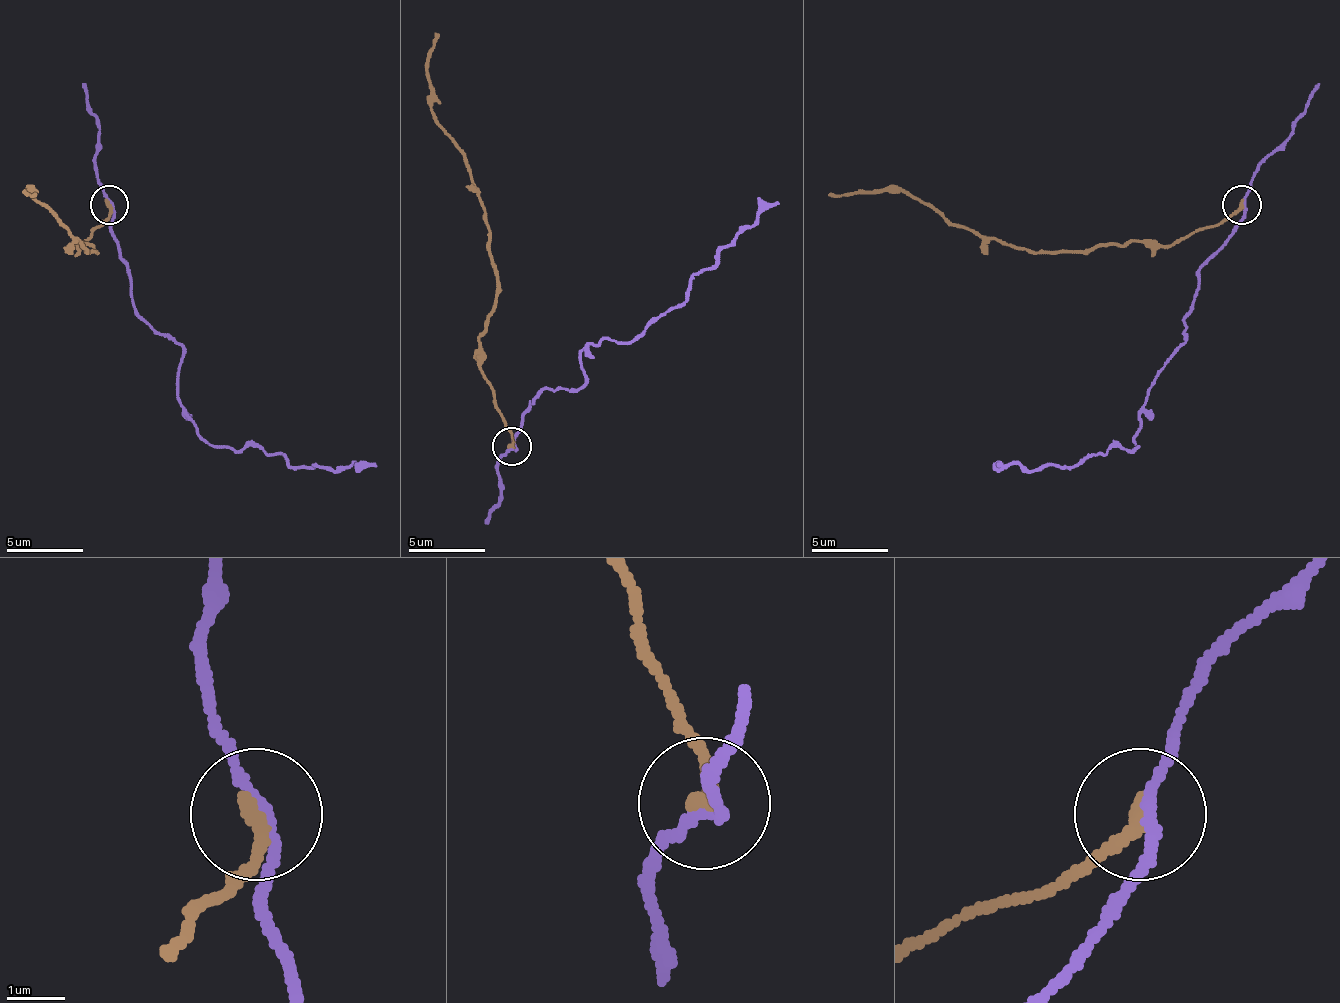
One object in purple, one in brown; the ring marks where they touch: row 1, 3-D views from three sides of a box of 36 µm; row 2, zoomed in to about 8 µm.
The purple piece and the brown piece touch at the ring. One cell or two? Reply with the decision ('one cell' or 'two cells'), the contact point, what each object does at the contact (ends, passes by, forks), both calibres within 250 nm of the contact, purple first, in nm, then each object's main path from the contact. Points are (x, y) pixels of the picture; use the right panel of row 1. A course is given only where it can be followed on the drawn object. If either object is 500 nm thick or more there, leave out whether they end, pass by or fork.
two cells | (1242, 204) | purple passes by | brown ends | 160/260 nm | purple via (1243, 203), (1235, 234), (1200, 269), (1138, 446), (1073, 465), (996, 461) | brown via (1243, 203), (1169, 246), (1131, 242), (1088, 250), (1019, 250), (950, 226), (903, 192), (846, 192), (826, 196)

